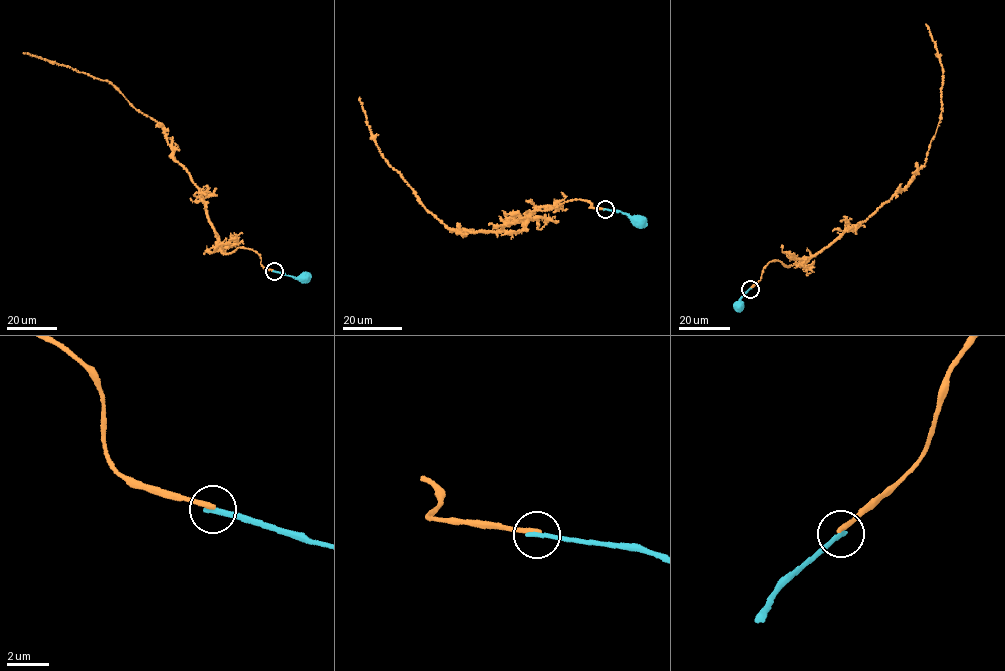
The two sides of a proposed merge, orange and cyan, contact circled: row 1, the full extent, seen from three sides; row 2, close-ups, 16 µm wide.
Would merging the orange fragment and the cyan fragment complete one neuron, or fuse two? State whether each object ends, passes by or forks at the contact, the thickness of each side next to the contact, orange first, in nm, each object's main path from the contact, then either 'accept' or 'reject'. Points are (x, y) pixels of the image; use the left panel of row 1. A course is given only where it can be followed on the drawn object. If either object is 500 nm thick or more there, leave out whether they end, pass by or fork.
orange ends; cyan ends; calibres 240 and 260 nm; course orange (273, 270), (253, 250), (223, 253), (200, 190), (174, 160), (157, 121), (109, 82), (22, 53); course cyan (273, 271), (304, 279); reject

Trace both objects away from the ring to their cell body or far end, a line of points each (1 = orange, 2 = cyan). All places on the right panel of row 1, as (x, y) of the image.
1: (750, 288), (769, 262), (803, 264), (864, 220), (926, 162), (941, 117), (943, 79), (925, 23)
2: (750, 289), (737, 306)

